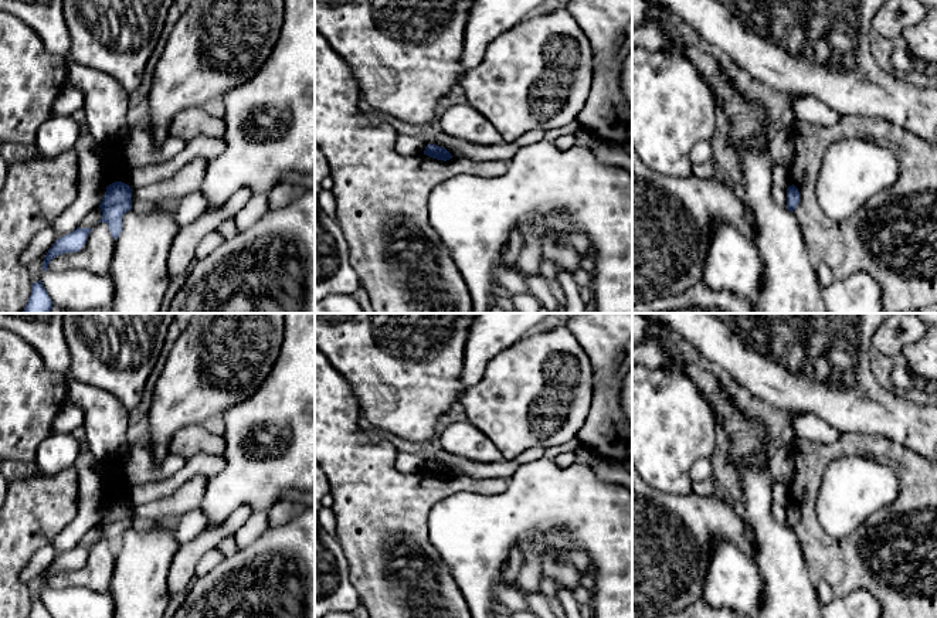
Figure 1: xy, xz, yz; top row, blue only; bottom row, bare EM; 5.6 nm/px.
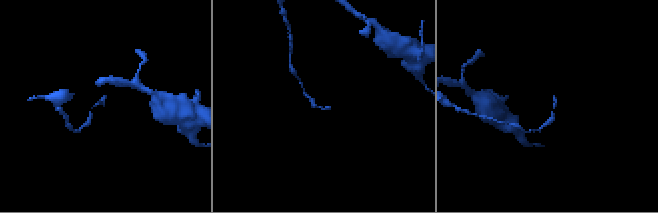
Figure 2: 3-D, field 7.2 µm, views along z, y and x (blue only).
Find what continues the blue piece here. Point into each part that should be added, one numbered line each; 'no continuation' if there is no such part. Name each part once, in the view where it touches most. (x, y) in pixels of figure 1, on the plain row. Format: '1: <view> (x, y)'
no continuation

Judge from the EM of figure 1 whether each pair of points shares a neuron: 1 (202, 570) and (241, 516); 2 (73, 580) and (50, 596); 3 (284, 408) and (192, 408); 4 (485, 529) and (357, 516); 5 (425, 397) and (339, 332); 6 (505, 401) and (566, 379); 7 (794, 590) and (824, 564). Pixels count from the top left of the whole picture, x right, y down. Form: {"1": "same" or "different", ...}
{"1": "different", "2": "different", "3": "different", "4": "different", "5": "same", "6": "same", "7": "different"}

